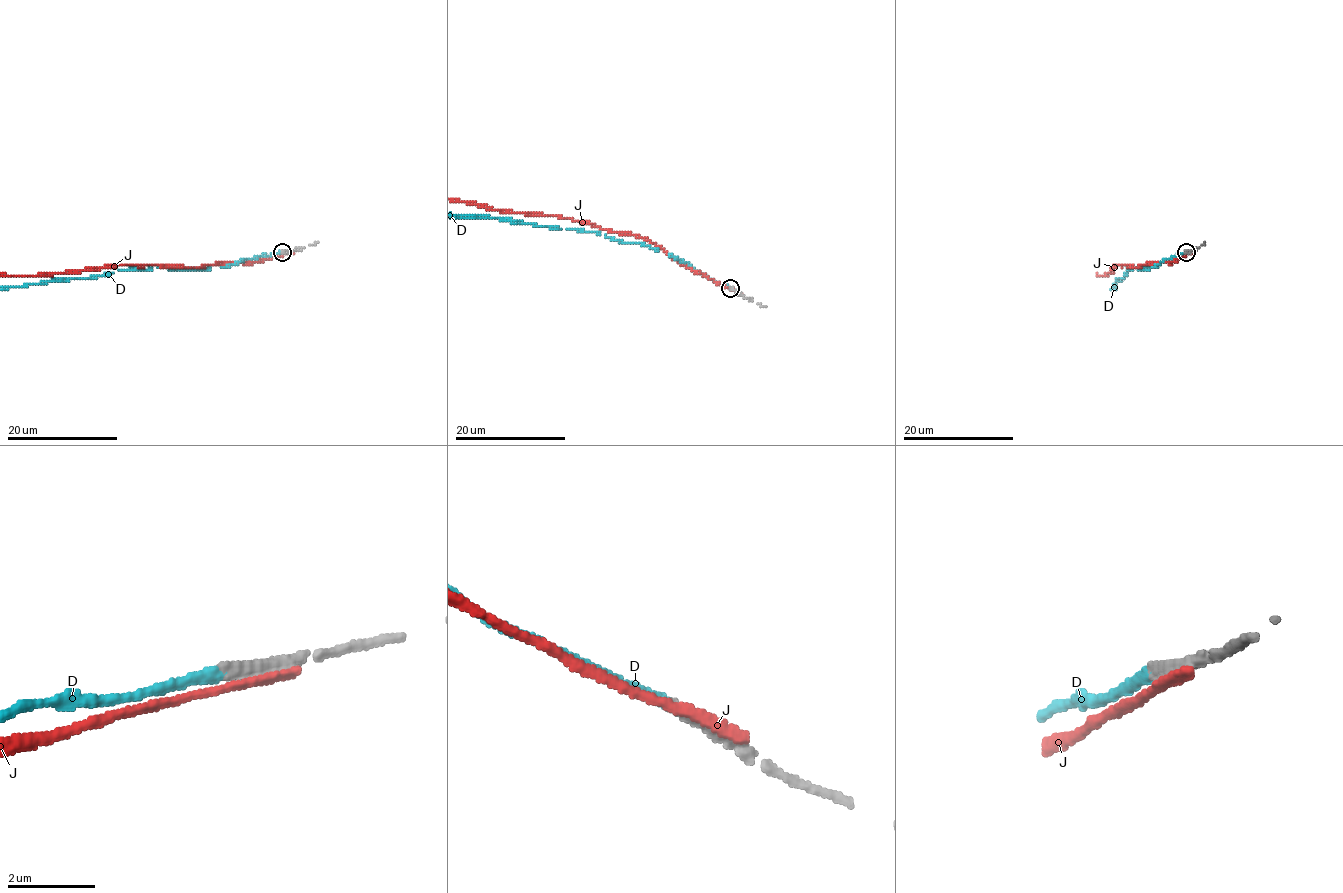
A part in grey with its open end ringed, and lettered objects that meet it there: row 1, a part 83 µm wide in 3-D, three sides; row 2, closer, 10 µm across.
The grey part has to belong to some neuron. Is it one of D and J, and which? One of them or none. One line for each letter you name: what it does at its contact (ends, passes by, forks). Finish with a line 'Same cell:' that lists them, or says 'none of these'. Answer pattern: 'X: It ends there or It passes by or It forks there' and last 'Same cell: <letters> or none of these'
D: It ends there
Same cell: D

